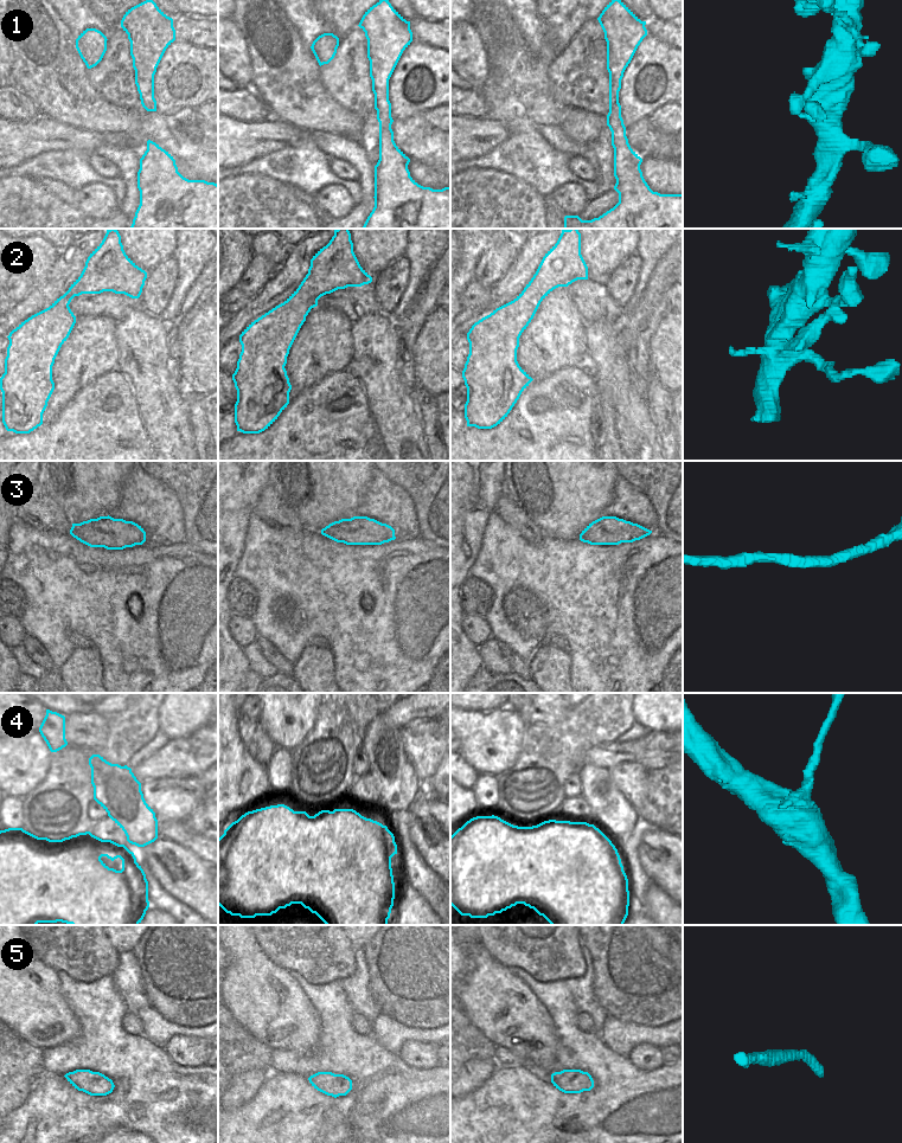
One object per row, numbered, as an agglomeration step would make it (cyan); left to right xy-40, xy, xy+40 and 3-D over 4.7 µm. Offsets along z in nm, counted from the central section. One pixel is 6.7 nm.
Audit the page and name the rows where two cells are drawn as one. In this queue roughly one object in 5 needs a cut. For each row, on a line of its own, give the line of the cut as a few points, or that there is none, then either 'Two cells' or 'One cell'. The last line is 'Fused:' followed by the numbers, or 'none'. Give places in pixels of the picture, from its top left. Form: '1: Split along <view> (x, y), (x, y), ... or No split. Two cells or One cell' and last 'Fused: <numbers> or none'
1: No split. One cell
2: No split. One cell
3: No split. One cell
4: Split along xy (332, 811), (332, 824), (337, 829), (357, 829), (372, 820). Two cells
5: No split. One cell
Fused: 4.

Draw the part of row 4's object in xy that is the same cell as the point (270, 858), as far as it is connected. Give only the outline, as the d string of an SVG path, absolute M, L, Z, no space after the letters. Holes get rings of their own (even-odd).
M277 804L248 811L232 822L218 839L218 905L231 916L255 918L256 916L271 916L292 904L301 904L326 925L388 925L394 906L395 882L391 859L386 854L385 843L380 841L382 829L383 824L372 820L356 830L337 830L333 827L333 811L330 810L321 810L314 816L309 816L306 811L294 811L284 804Z

